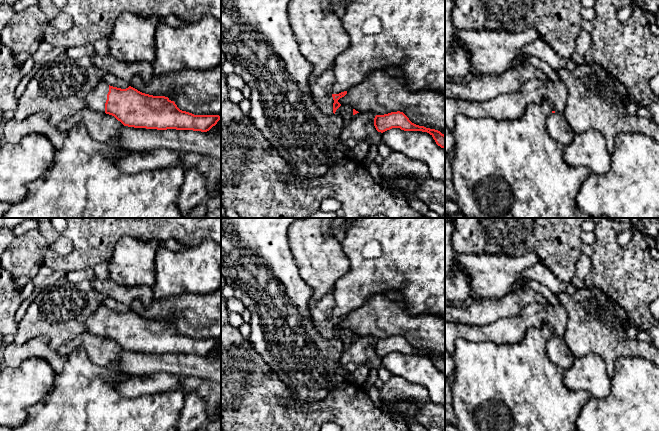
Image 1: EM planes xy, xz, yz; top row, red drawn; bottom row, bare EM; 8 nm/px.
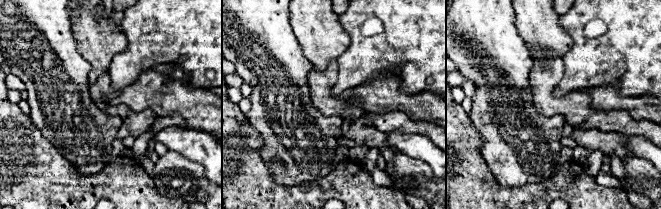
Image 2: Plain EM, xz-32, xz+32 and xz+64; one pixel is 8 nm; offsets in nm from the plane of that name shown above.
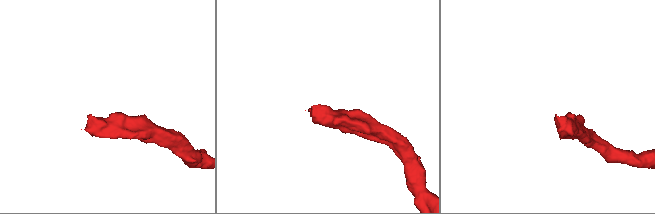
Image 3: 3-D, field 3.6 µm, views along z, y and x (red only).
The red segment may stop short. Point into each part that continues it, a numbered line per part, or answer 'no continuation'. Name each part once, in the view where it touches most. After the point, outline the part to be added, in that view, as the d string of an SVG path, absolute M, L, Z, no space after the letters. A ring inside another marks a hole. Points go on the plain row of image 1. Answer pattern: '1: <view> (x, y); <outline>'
1: xy (95, 324); M101 305L85 322L86 332L105 336L105 327L109 316L109 308Z

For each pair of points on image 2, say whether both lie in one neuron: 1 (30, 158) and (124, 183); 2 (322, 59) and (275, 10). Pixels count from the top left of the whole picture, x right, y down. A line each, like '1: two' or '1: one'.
1: one
2: two

